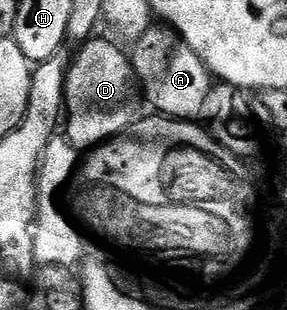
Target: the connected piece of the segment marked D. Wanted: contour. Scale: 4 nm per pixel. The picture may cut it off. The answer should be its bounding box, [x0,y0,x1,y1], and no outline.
[64,38,138,149]

